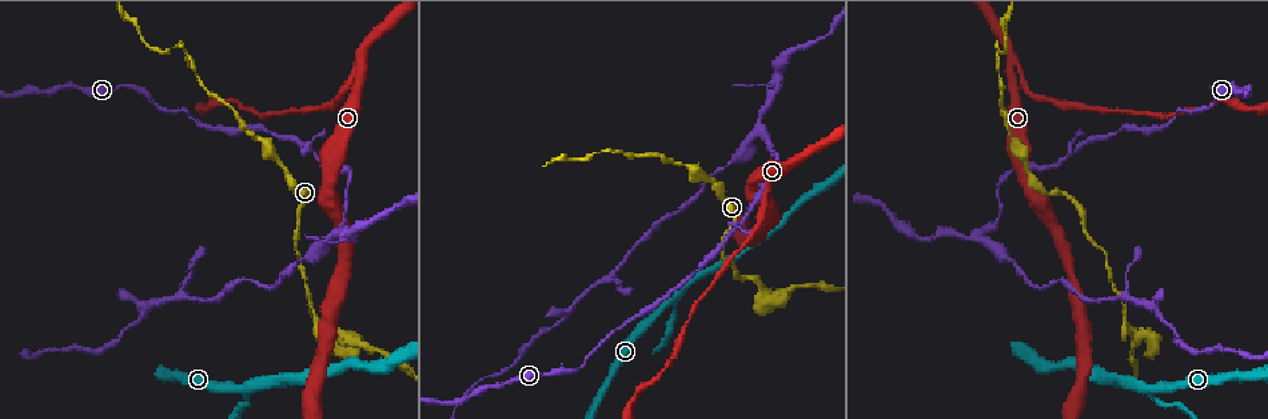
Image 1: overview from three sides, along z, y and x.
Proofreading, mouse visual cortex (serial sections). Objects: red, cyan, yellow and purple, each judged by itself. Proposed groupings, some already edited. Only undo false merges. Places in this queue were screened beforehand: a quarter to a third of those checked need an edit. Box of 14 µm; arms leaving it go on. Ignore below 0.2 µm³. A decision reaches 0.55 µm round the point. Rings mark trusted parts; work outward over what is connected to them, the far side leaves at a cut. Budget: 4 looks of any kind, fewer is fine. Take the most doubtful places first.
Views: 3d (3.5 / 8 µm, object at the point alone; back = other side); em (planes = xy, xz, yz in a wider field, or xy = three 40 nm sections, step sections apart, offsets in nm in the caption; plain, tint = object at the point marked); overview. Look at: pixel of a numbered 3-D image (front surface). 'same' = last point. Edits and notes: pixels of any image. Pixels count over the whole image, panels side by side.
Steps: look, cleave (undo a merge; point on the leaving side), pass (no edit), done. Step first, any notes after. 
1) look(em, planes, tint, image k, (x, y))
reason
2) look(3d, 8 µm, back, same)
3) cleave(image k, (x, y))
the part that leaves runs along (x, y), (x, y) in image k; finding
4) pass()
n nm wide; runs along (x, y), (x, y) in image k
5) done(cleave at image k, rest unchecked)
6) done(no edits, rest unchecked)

look(3d, 3.5 µm, image 1, (1010, 68))

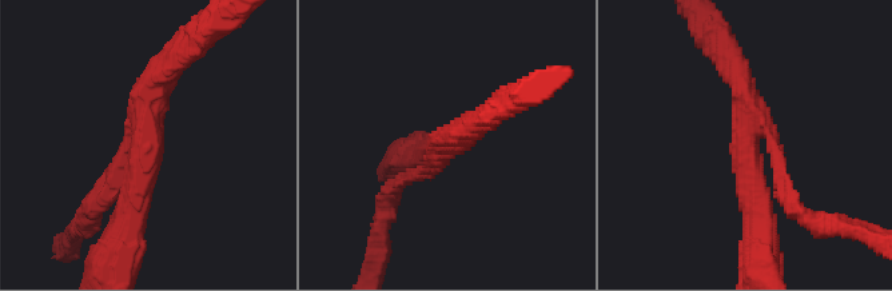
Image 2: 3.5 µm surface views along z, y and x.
look(em, planes, tint, image 2, (438, 148))
3 arms; arms of 150, 300, 350 nm

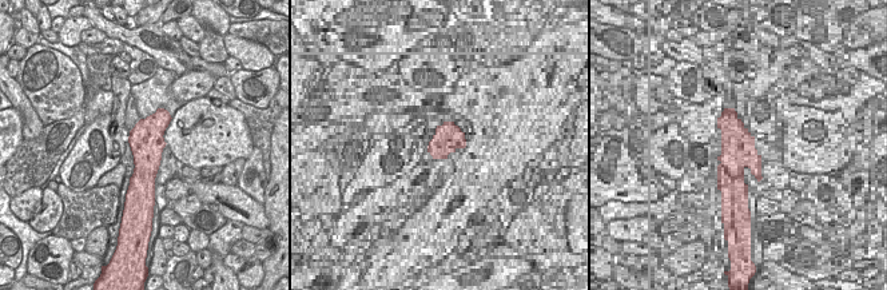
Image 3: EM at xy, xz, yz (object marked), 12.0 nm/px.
pass()
continuous, no second cell

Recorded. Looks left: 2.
look(3d, 8 µm, image 1, (332, 240))
three arms meet

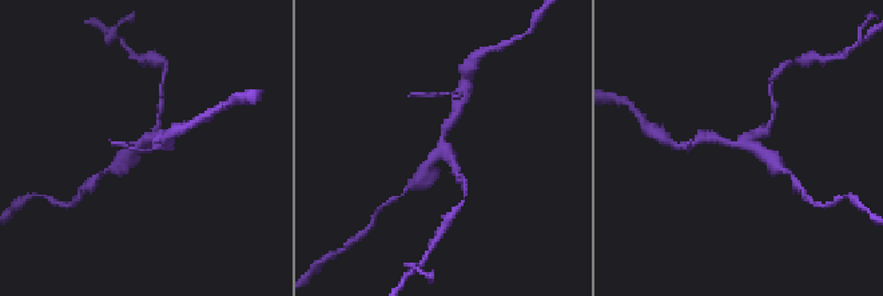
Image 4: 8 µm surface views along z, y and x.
look(em, xy, step 1, tint, image 4, (747, 145))
3 arms; arms of 200, 200, 350 nm; need the tissue

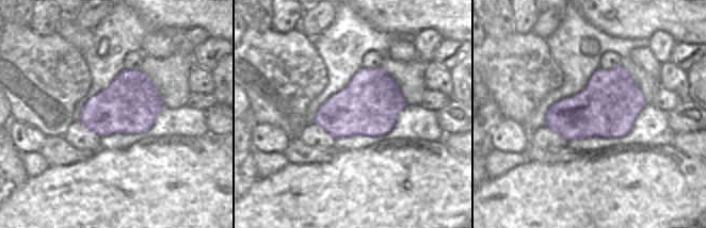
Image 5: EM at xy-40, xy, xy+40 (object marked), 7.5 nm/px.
pass()
460 nm wide; runs along (158, 123), (123, 162) in image 4; continuous, no second cell

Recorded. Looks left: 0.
done(no edits, rest unchecked)

